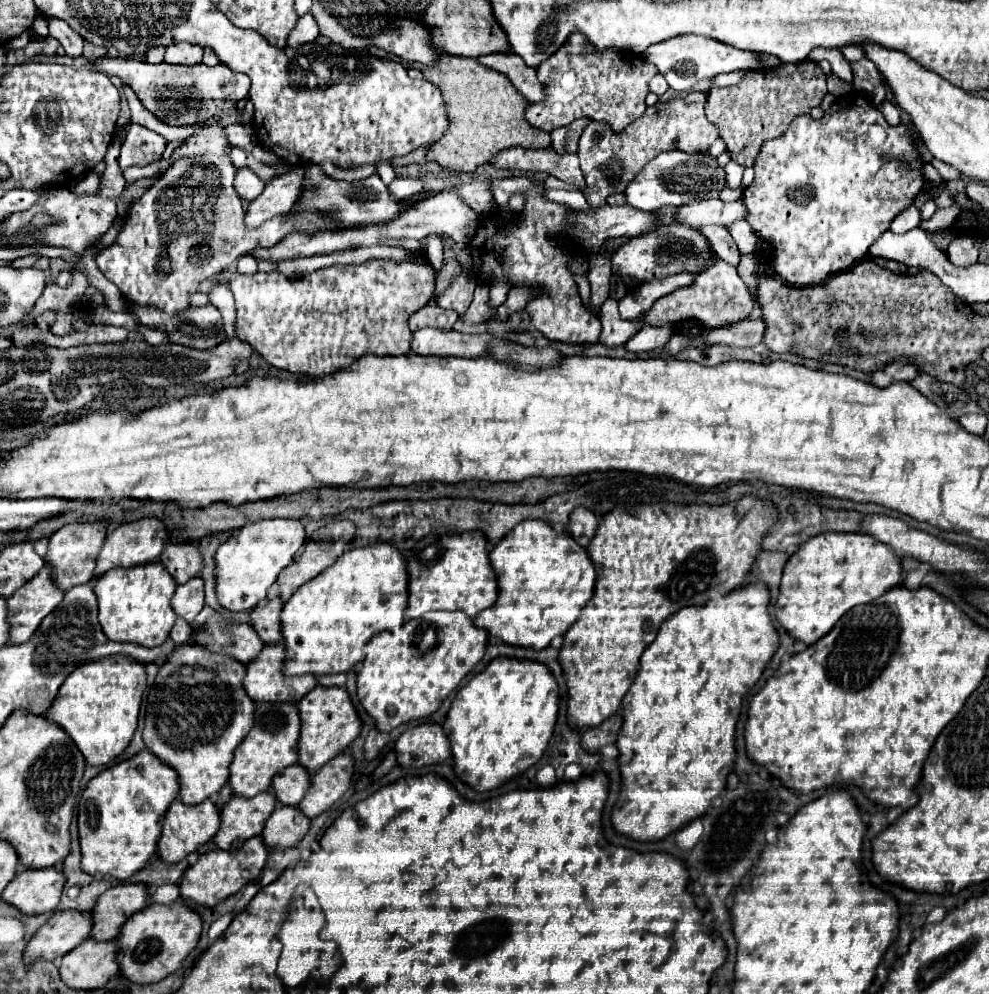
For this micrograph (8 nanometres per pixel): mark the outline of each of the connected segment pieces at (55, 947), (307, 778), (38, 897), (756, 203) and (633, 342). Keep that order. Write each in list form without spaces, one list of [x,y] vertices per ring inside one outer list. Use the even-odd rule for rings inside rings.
[[[65,909],[53,911],[49,921],[33,935],[25,947],[25,959],[33,961],[37,957],[57,959],[69,953],[73,947],[81,945],[91,937],[93,919],[85,911]]]
[[[299,763],[287,767],[287,771],[281,771],[273,779],[275,797],[283,805],[291,805],[291,807],[297,807],[301,803],[301,799],[303,799],[303,795],[307,793],[309,787],[311,787],[311,775]]]
[[[25,869],[3,891],[3,899],[27,915],[53,911],[59,905],[67,879],[63,869]]]
[[[851,95],[851,97],[843,97],[837,99],[819,121],[813,121],[809,115],[801,115],[799,119],[795,119],[791,123],[791,127],[785,131],[785,135],[771,139],[767,143],[763,143],[761,153],[755,161],[755,181],[749,185],[749,189],[745,189],[743,201],[749,209],[749,223],[751,229],[757,233],[757,237],[763,237],[765,241],[769,241],[769,247],[773,249],[773,271],[775,275],[779,275],[787,285],[819,285],[823,283],[827,277],[839,273],[839,271],[847,271],[851,265],[859,263],[861,259],[867,257],[867,251],[871,247],[873,241],[877,241],[891,225],[891,221],[909,205],[913,205],[915,197],[919,195],[919,191],[925,185],[925,177],[923,177],[923,161],[921,161],[921,153],[915,151],[917,143],[915,143],[915,133],[907,127],[907,125],[889,125],[885,121],[885,117],[881,115],[881,111],[871,105],[863,95]]]
[[[647,323],[641,325],[641,329],[623,345],[627,351],[631,353],[639,353],[639,351],[653,351],[657,347],[665,347],[665,343],[669,341],[669,337],[673,335],[673,325],[665,325],[665,327],[651,327]]]

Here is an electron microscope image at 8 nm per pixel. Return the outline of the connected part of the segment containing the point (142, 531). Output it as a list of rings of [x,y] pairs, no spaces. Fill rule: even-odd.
[[[145,517],[133,523],[121,523],[115,531],[111,531],[107,535],[107,543],[103,545],[103,551],[99,553],[99,563],[95,569],[95,577],[103,575],[105,571],[113,569],[113,567],[133,567],[133,565],[143,565],[143,563],[151,563],[157,561],[159,555],[163,553],[163,547],[169,539],[169,531],[163,525],[161,519],[157,517]]]

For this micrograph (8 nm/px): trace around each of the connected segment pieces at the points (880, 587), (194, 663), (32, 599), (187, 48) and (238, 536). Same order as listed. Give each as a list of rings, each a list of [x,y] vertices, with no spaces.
[[[867,533],[815,535],[801,543],[787,561],[775,615],[791,637],[811,645],[827,635],[851,607],[869,603],[897,587],[903,581],[901,571],[903,559],[887,543],[879,543]]]
[[[183,645],[169,655],[147,695],[143,741],[151,753],[177,771],[181,785],[179,797],[187,805],[201,803],[229,781],[229,765],[233,761],[235,749],[253,727],[255,703],[243,687],[245,675],[247,665],[229,655],[213,653],[205,645]]]
[[[45,565],[29,583],[19,587],[9,599],[9,619],[11,619],[11,639],[27,641],[39,627],[45,615],[49,615],[65,597],[65,591],[57,587],[51,575],[51,567]]]
[[[175,43],[167,47],[165,53],[165,61],[167,63],[201,63],[203,57],[203,49],[199,45],[191,45],[191,43]]]
[[[267,519],[247,523],[235,531],[215,555],[217,561],[217,597],[219,603],[229,611],[253,609],[261,599],[267,597],[269,587],[277,581],[281,569],[285,569],[299,549],[305,545],[305,525],[301,521]]]

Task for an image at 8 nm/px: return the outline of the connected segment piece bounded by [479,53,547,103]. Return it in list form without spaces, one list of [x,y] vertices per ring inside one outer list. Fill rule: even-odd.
[[[515,53],[485,55],[485,57],[479,57],[479,63],[483,63],[489,69],[505,73],[515,85],[515,89],[521,91],[531,103],[539,103],[547,97],[543,85],[537,79],[537,71],[533,67],[527,67],[523,59],[519,59],[519,55]]]

